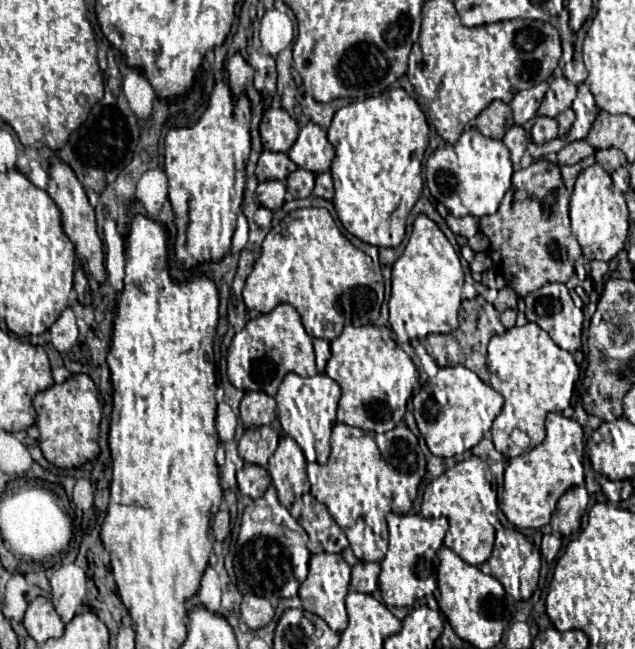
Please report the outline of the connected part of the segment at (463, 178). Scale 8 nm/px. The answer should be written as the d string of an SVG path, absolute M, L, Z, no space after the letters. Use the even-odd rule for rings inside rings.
M476 127L464 131L458 143L438 147L426 161L426 183L432 197L444 203L446 209L456 217L482 217L496 213L504 193L510 187L510 179L510 151L502 141L484 137Z

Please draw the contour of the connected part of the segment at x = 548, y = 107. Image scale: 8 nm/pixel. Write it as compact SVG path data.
M564 77L560 79L552 79L550 81L550 89L544 95L544 101L540 103L538 115L546 115L546 117L556 117L558 113L562 113L564 109L568 109L572 105L576 97L576 85Z

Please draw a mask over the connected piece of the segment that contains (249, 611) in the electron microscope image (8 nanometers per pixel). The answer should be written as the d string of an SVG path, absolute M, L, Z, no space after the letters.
M244 595L242 609L240 609L240 619L252 629L260 629L268 625L274 617L274 607L270 605L268 599L258 597L258 595Z

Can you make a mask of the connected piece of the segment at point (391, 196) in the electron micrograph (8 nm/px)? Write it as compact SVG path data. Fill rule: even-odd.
M400 87L392 91L388 89L378 97L368 97L360 103L350 103L334 113L332 125L328 129L328 141L336 151L330 169L335 189L332 202L338 219L348 233L376 247L398 247L402 243L408 213L424 187L422 167L424 151L428 147L428 131L430 127L424 111L416 99Z

